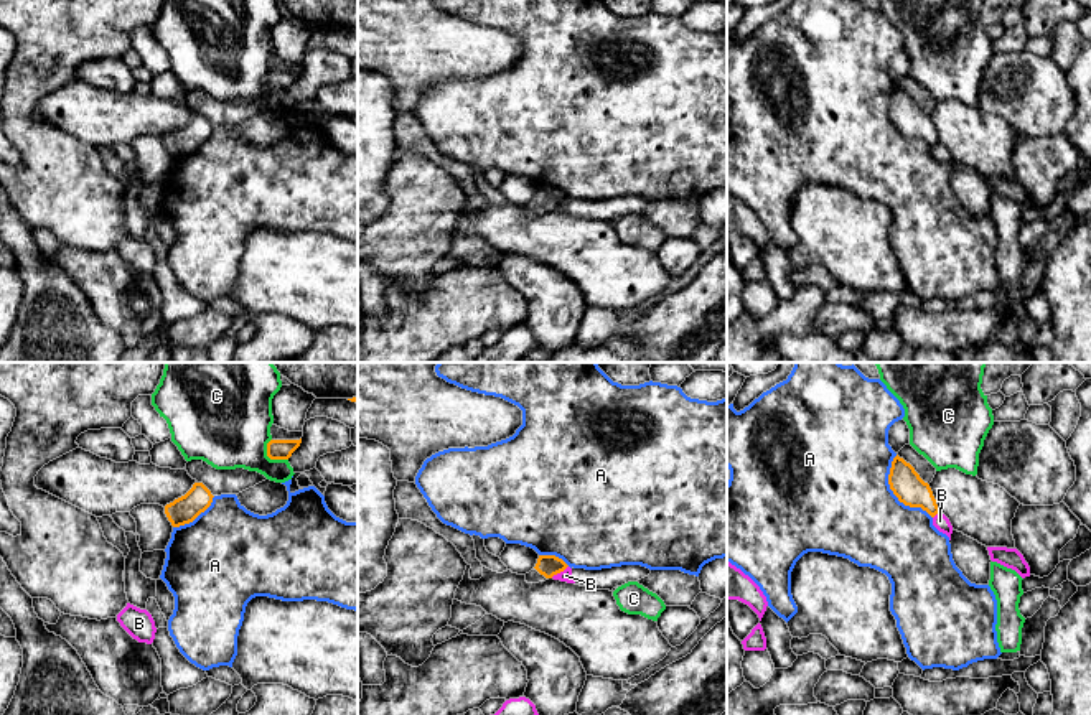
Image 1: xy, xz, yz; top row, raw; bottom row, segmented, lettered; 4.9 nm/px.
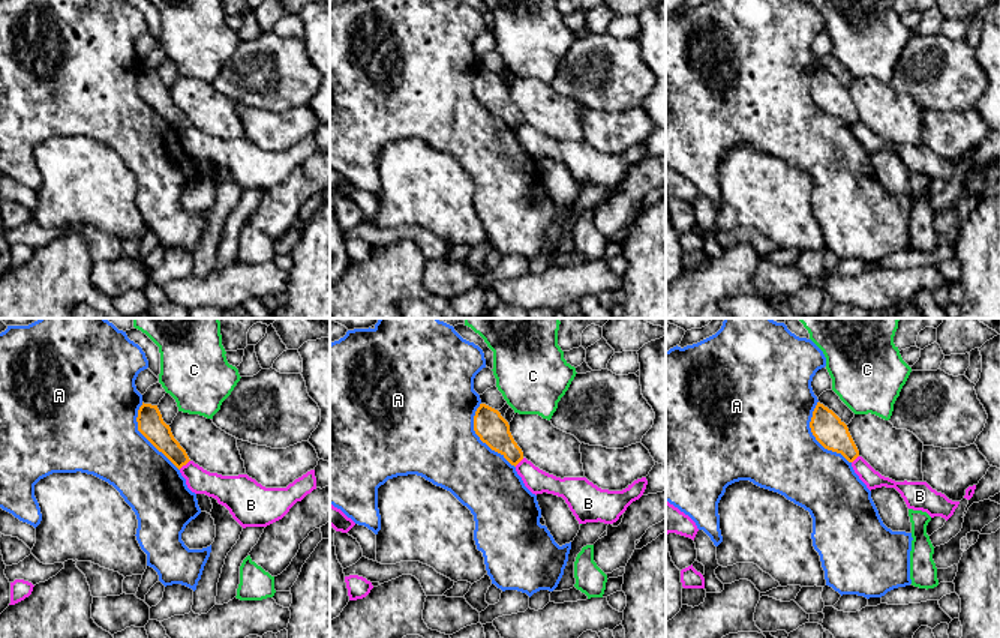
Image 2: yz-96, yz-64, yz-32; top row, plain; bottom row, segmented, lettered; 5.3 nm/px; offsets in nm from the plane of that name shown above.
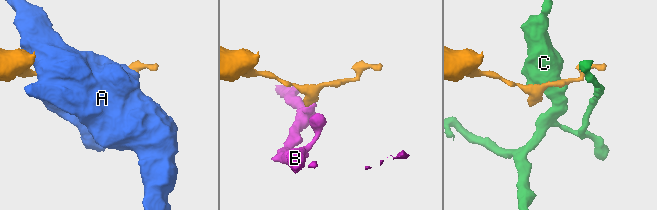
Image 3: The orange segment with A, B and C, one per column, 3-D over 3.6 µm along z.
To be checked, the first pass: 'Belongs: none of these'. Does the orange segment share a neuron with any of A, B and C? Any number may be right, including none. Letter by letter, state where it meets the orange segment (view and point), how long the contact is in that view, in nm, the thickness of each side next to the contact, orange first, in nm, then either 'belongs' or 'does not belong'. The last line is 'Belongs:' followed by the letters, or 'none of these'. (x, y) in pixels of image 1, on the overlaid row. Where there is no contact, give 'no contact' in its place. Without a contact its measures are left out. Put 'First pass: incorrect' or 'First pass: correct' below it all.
A: meets orange in yz at (894, 493); contact 360 nm long; 150 nm thick on the orange side, 480 nm on the other; does not belong
B: meets orange in xz at (559, 572); contact 110 nm long; 110 nm thick on the orange side, 60 nm on the other; does not belong
C: meets orange in xy at (269, 457); contact 140 nm long; 100 nm thick on the orange side, 400 nm on the other; does not belong
Belongs: none of these
First pass: correct

